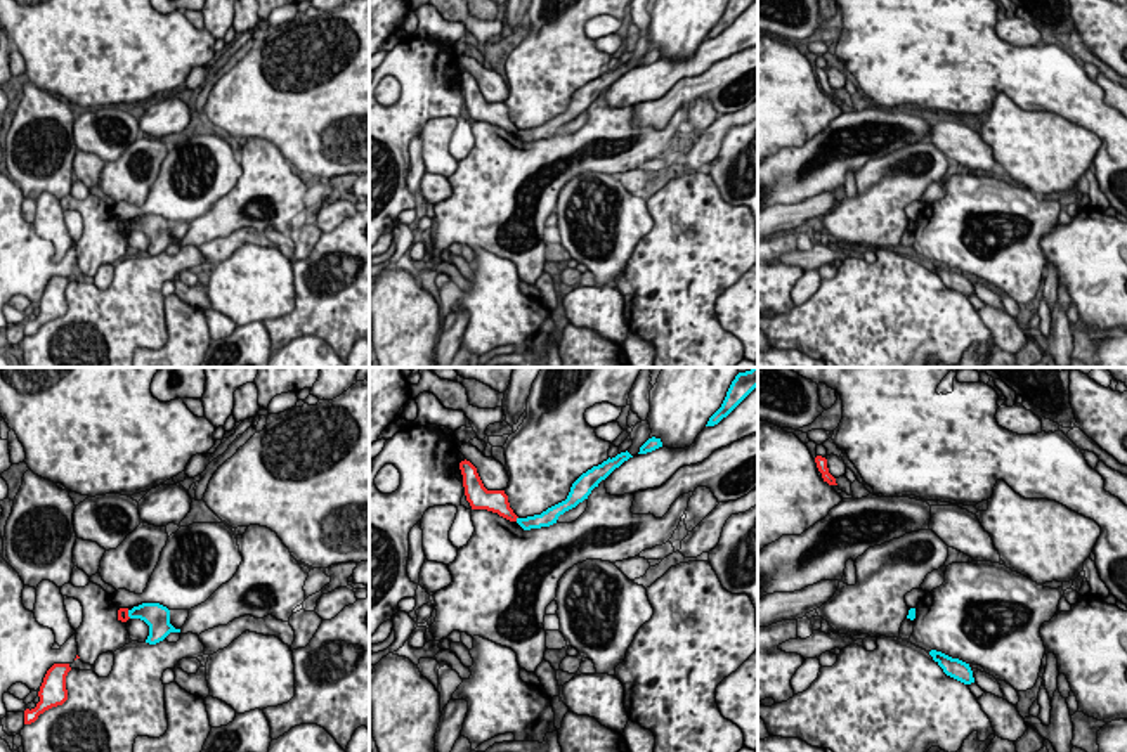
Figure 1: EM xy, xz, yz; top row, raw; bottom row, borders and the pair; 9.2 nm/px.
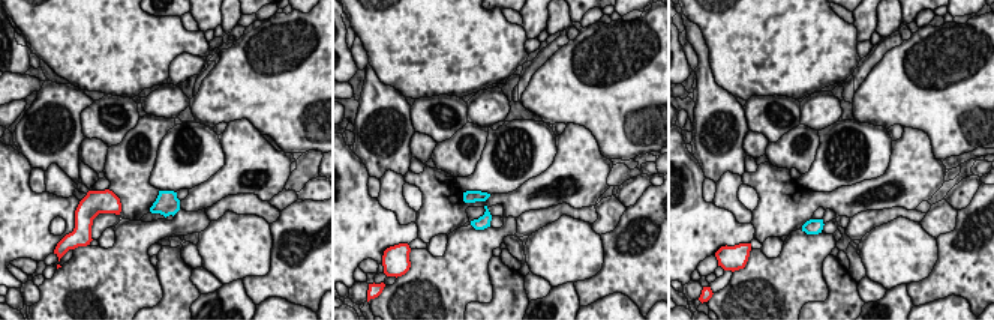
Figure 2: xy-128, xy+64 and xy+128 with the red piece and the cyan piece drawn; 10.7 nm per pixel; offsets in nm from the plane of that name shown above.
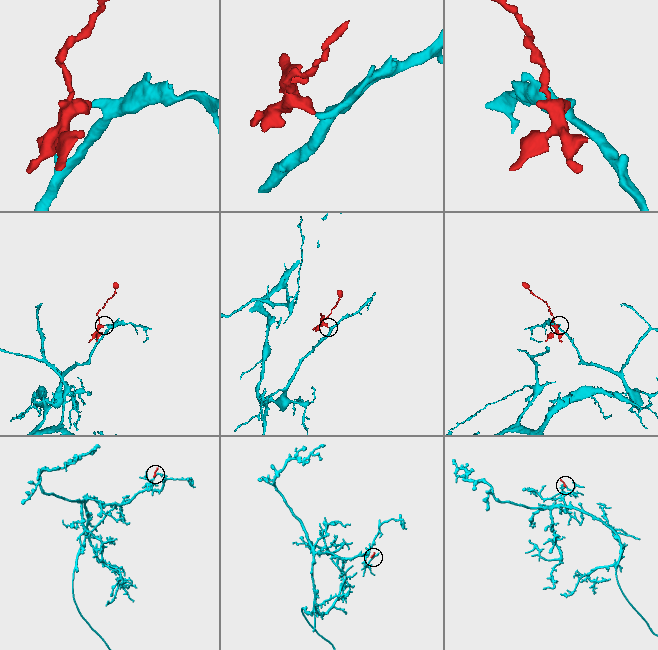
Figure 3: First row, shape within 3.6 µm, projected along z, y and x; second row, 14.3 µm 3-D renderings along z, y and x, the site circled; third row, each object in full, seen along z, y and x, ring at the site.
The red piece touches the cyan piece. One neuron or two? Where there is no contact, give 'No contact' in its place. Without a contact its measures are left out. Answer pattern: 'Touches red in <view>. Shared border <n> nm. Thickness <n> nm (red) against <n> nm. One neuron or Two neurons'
Touches red in xz. Shared border 50 nm. Thickness 220 nm (red) against 130 nm. Two neurons

